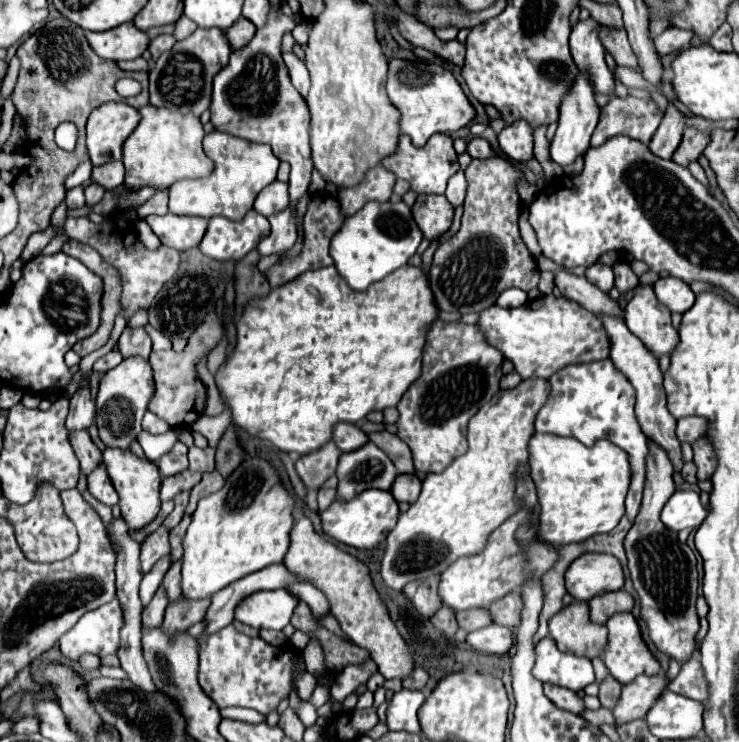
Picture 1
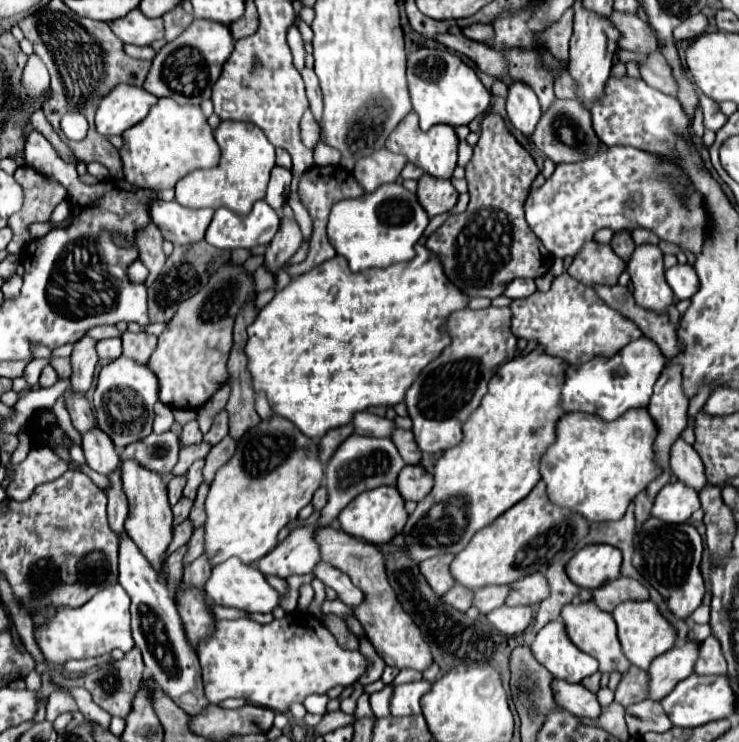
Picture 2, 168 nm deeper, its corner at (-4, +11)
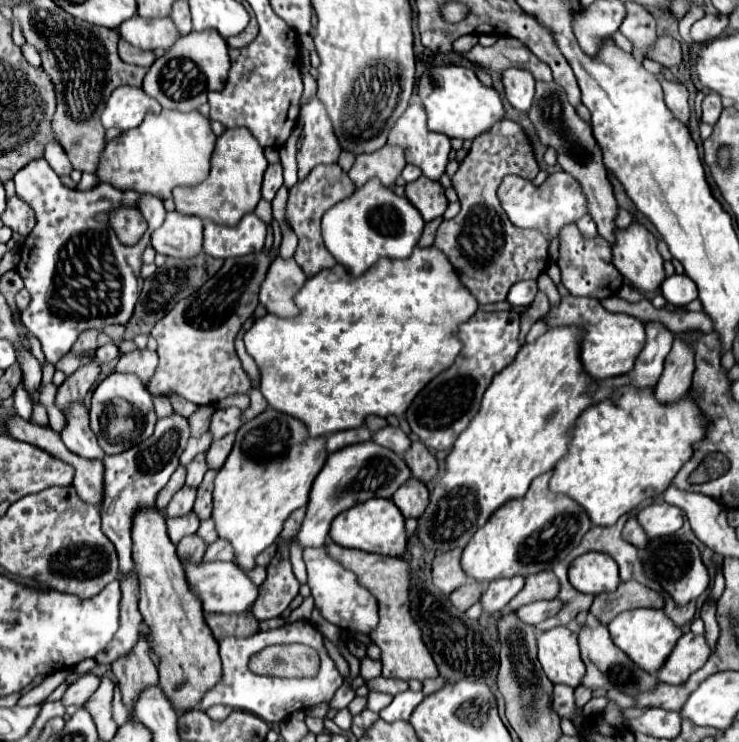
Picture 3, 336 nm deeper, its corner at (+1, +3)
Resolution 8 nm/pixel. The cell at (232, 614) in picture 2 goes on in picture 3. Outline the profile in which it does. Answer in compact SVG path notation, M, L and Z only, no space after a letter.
M278 543L276 557L268 565L268 577L260 585L260 599L252 607L252 615L258 621L280 617L290 601L298 595L300 583L290 567L290 543Z

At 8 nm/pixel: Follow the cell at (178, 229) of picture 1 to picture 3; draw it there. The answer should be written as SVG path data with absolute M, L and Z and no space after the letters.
M178 211L166 213L166 221L152 233L156 253L188 259L202 251L202 219L188 217Z

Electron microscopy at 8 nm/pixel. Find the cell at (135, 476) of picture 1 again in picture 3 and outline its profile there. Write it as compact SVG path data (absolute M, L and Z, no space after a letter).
M142 507L132 519L132 557L140 581L140 613L152 629L152 645L156 645L156 655L160 657L160 687L178 713L184 713L200 703L208 687L216 685L222 663L218 641L206 623L202 603L186 581L176 545L166 531L166 519L156 507Z

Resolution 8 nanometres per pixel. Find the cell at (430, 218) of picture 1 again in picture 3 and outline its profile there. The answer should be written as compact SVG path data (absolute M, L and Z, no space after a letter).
M424 175L406 185L406 197L422 213L424 221L432 221L436 217L442 217L448 207L444 187L438 181L432 181Z

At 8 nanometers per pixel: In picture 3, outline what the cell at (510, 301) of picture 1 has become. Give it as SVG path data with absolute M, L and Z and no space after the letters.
M520 281L520 283L512 285L506 301L514 307L528 307L534 301L536 291L538 291L536 281Z

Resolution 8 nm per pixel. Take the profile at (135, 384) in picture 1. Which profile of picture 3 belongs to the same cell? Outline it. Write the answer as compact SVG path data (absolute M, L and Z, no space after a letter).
M112 373L108 375L92 395L92 407L90 407L90 427L96 433L98 445L104 449L106 455L116 455L132 445L138 445L140 441L148 439L156 425L156 413L152 395L144 387L144 383L130 373Z

